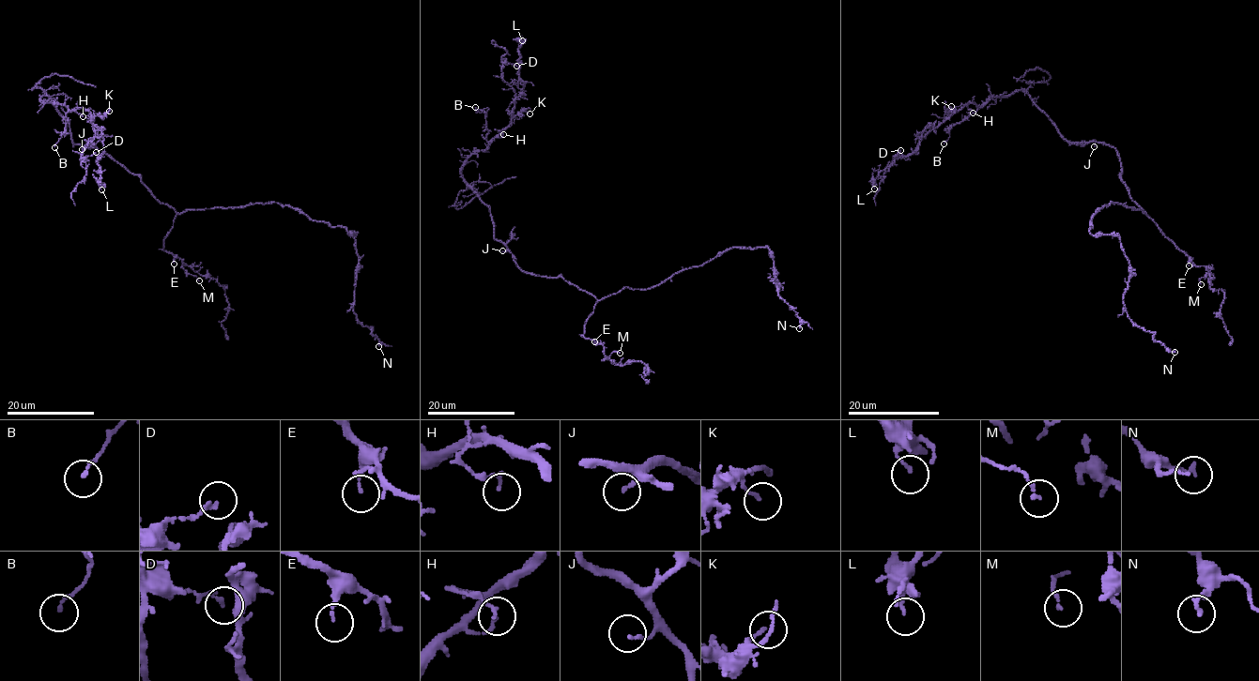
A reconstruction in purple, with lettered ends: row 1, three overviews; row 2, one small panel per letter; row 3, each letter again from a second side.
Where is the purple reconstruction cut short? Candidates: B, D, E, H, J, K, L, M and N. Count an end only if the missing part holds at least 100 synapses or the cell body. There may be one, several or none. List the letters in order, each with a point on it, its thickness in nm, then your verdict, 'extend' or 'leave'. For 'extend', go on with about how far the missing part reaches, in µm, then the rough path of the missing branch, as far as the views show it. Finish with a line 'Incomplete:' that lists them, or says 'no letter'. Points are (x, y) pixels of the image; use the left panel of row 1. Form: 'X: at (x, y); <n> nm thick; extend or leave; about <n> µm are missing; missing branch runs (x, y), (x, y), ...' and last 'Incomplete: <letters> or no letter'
B: at (54, 147); 150 nm thick; leave
D: at (96, 152); 110 nm thick; leave
E: at (174, 264); 130 nm thick; leave
H: at (83, 116); 120 nm thick; leave
J: at (82, 149); 110 nm thick; leave
K: at (109, 111); 110 nm thick; leave
L: at (101, 189); 120 nm thick; leave
M: at (199, 280); 110 nm thick; leave
N: at (378, 346); 160 nm thick; leave
Incomplete: no letter

